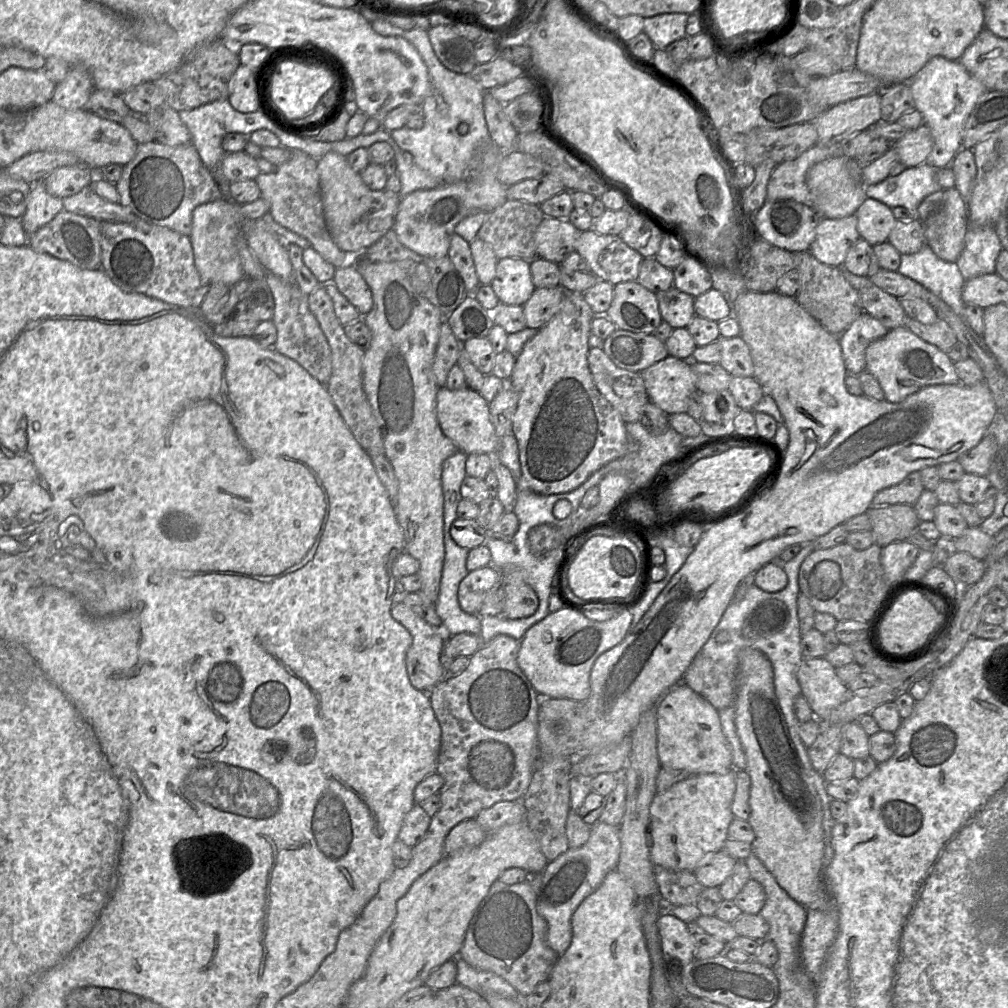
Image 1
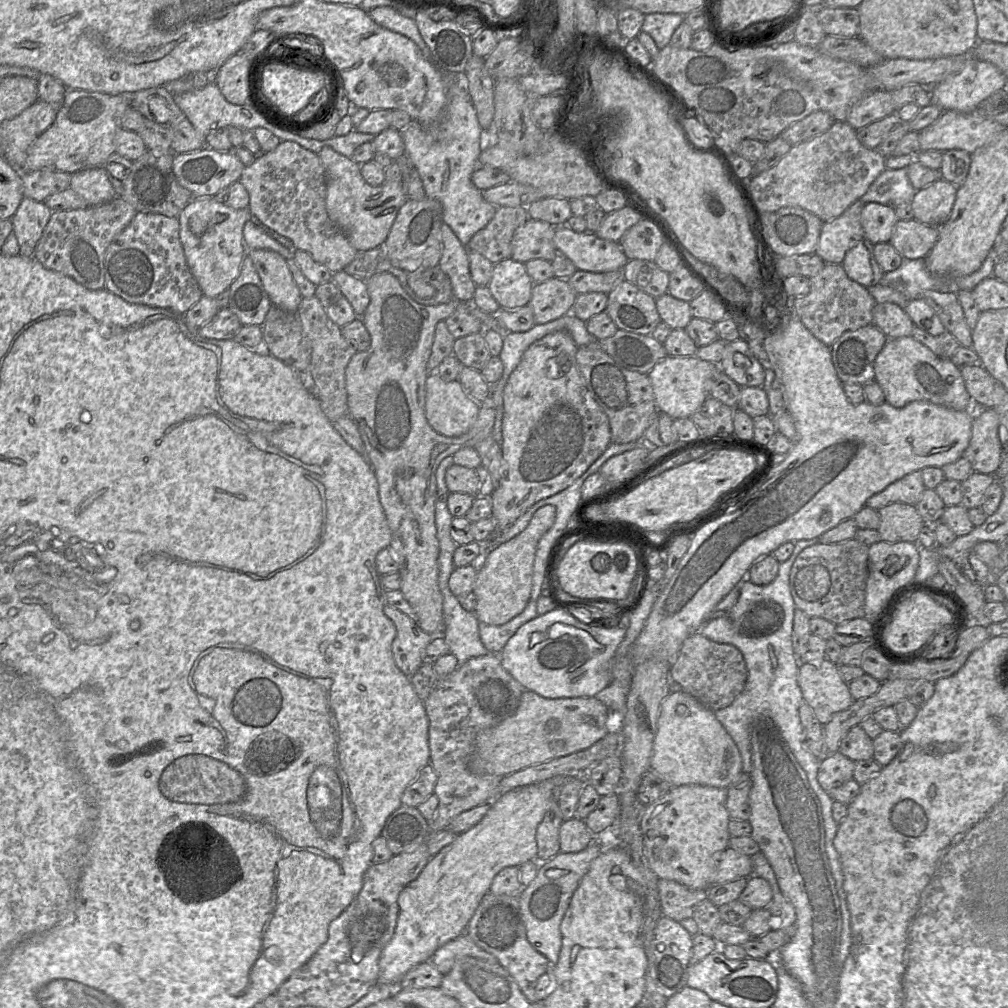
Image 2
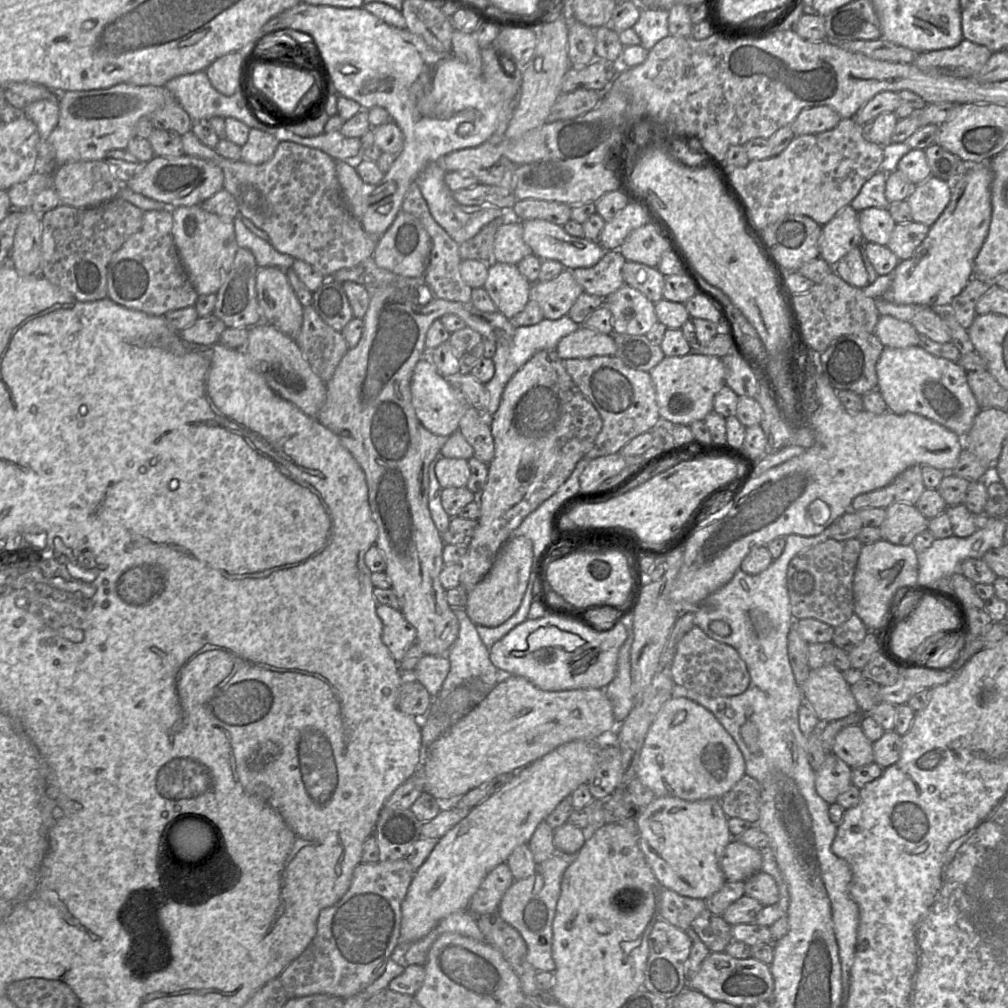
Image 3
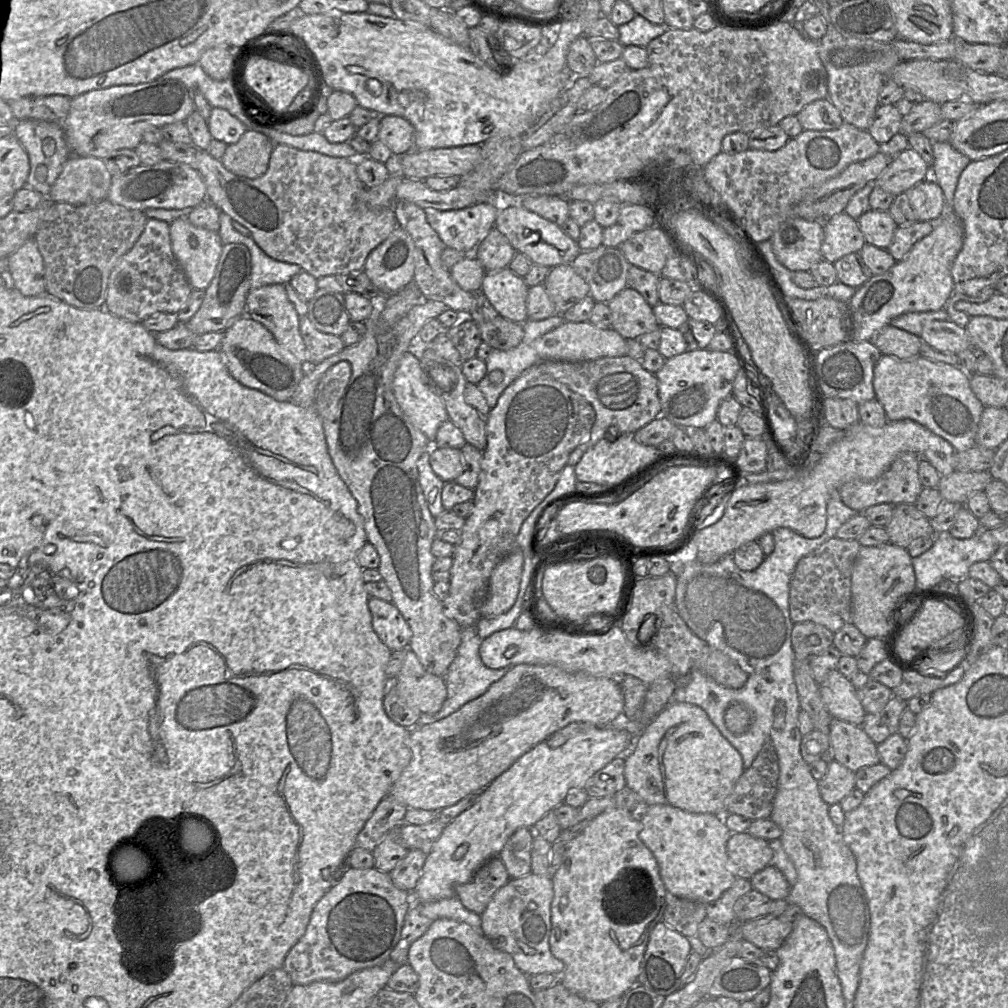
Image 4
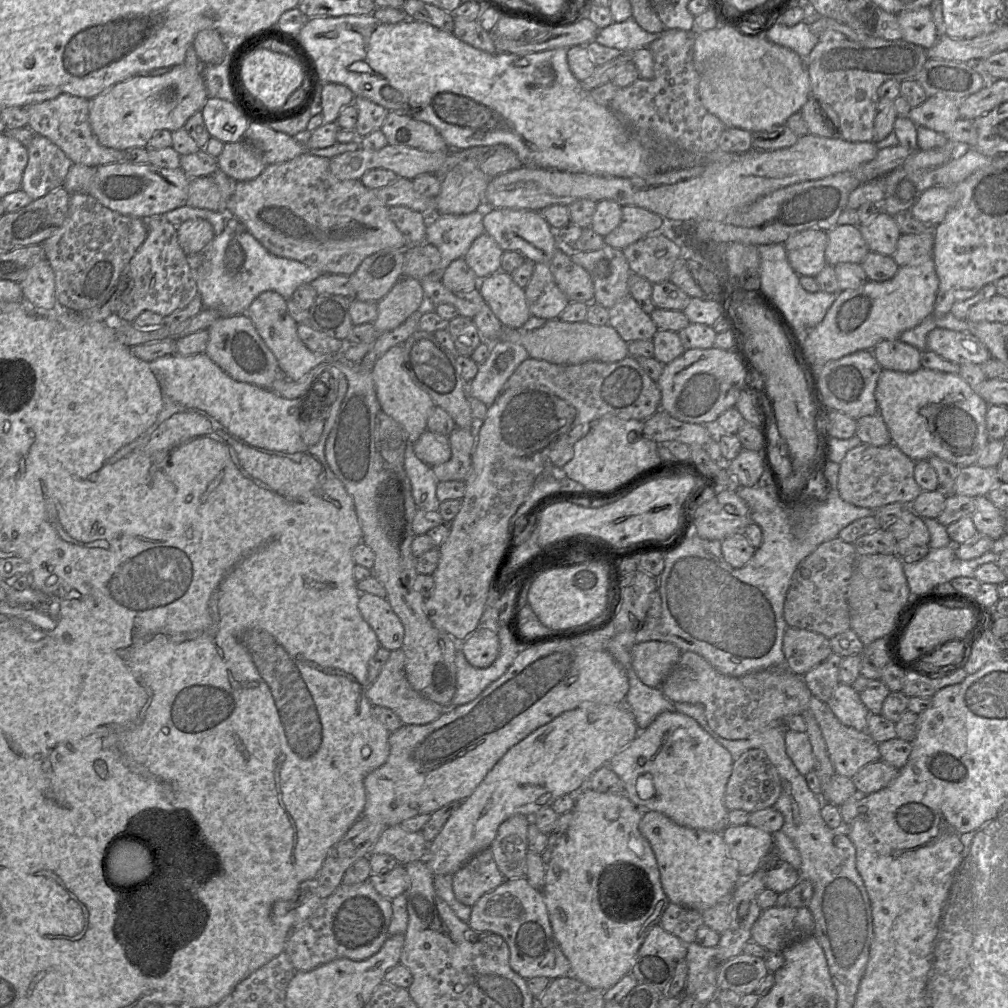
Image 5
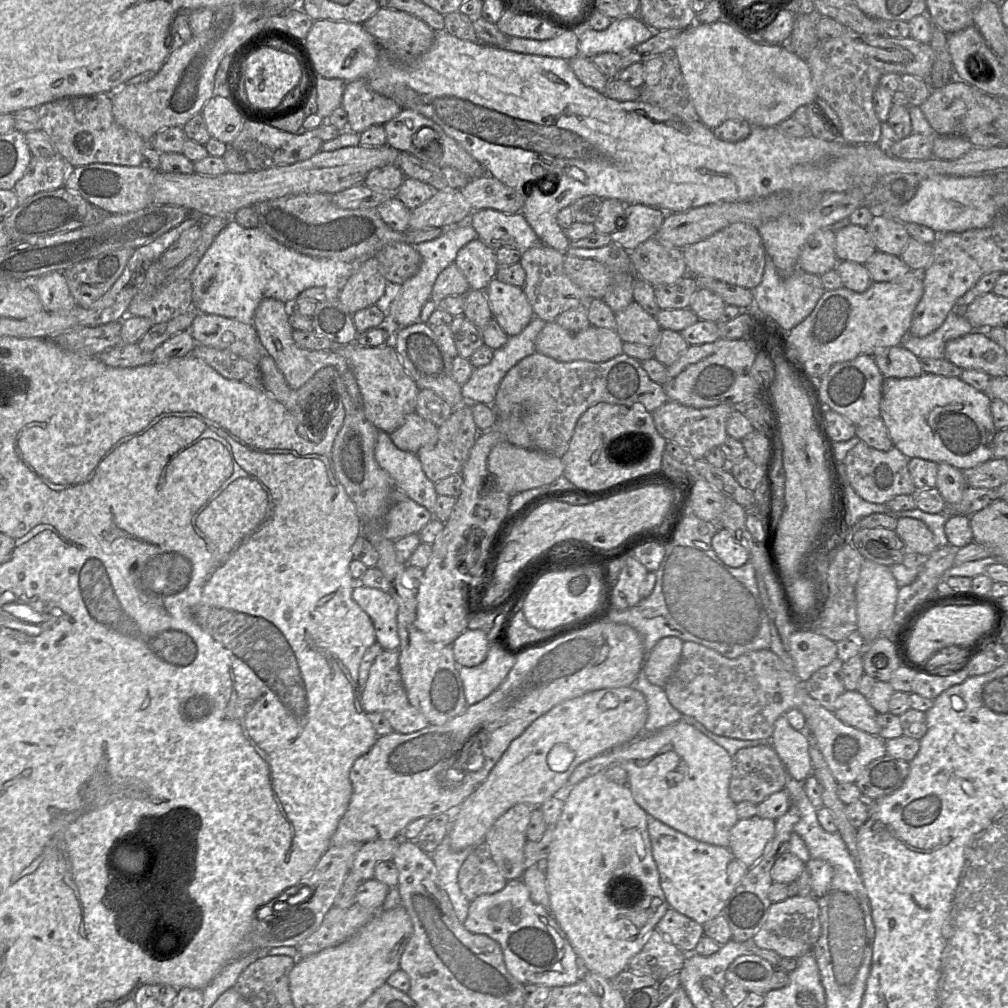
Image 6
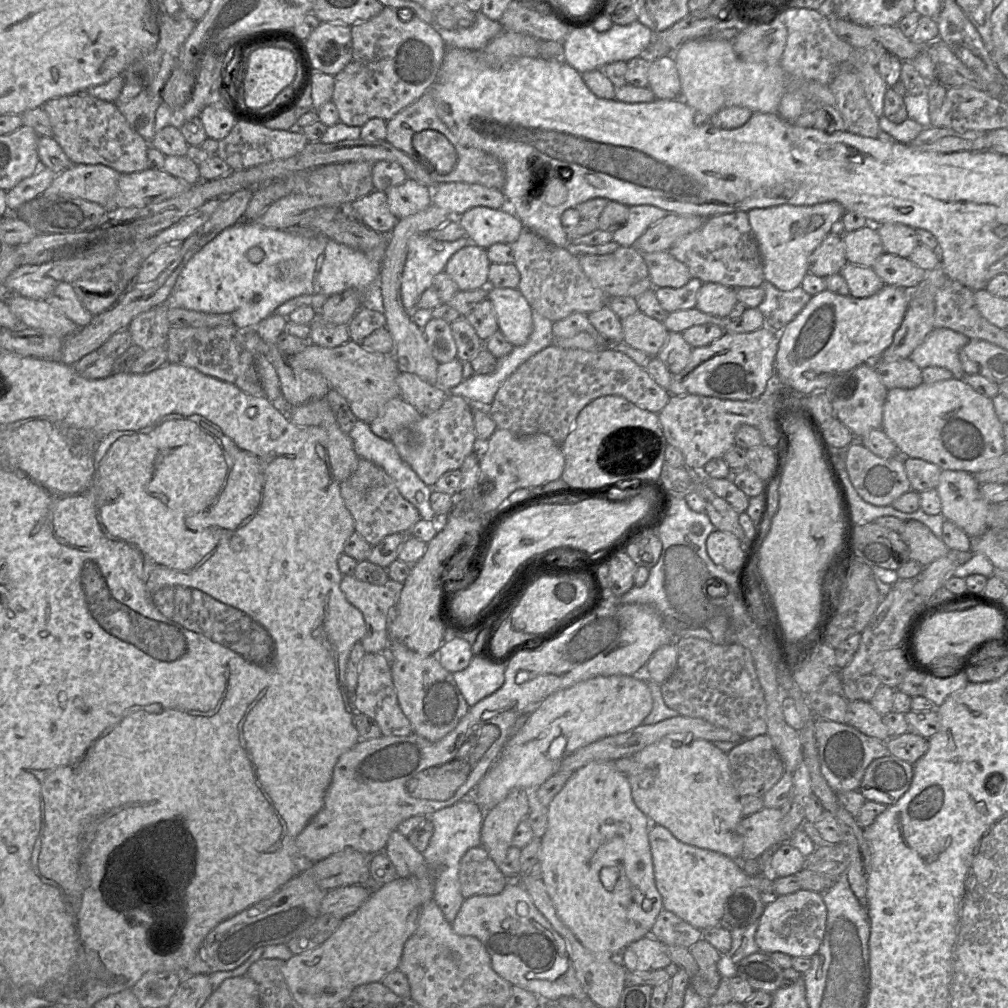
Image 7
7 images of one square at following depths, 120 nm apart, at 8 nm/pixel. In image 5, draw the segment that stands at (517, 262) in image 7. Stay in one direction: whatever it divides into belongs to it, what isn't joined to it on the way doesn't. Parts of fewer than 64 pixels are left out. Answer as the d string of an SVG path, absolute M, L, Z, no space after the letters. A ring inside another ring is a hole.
M535 263L524 292L530 315L546 320L559 318L570 303L556 284L550 265L546 263Z

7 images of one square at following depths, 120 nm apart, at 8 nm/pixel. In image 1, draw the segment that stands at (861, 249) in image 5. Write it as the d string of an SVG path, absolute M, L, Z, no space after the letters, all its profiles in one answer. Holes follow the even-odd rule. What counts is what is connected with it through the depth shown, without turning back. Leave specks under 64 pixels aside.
M855 214L840 219L821 218L809 252L828 266L842 267L849 248L859 239Z

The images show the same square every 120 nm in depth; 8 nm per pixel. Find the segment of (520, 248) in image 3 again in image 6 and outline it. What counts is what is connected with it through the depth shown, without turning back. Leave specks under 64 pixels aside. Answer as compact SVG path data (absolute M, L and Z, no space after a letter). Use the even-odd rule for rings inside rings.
M479 239L461 248L453 262L465 277L470 290L485 290L498 269L495 250Z

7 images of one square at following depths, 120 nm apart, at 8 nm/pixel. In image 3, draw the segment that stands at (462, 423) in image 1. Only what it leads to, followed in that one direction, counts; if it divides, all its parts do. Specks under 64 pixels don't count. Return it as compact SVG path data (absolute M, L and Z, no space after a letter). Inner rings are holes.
M421 359L414 368L410 389L416 416L428 431L435 435L448 437L459 430L459 422L465 412L468 400L454 379L442 376L431 360Z

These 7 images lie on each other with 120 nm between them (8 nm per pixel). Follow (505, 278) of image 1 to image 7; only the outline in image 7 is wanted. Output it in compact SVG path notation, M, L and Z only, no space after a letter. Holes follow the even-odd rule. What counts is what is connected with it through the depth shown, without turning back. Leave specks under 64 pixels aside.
M489 287L487 299L493 305L498 328L513 346L524 345L532 331L532 307L518 288Z

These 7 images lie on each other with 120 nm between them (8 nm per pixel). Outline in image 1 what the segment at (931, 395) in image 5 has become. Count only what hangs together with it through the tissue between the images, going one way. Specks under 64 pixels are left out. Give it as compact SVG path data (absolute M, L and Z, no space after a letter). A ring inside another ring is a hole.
M903 326L889 330L887 335L867 347L865 371L877 379L885 399L891 403L902 402L927 386L960 384L954 363L947 354Z

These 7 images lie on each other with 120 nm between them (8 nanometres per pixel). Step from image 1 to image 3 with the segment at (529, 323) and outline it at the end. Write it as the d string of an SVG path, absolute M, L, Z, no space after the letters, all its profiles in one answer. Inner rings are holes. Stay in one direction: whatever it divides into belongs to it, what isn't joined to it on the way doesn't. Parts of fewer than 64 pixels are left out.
M564 269L549 281L532 284L532 297L539 304L545 319L559 319L568 314L583 288L575 280L572 271Z

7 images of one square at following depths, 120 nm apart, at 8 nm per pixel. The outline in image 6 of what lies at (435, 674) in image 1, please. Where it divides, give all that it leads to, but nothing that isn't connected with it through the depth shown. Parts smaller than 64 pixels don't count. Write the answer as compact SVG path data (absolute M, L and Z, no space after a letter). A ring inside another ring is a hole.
M356 584L352 599L371 619L376 643L383 650L398 651L400 644L397 632L398 605L388 592Z

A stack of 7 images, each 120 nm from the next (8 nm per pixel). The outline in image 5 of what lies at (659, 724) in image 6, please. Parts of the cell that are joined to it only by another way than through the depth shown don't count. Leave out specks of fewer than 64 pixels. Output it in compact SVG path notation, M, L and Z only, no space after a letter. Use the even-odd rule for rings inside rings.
M623 667L628 677L629 691L624 705L633 713L639 731L646 729L662 712L676 711L674 704L659 687L645 685L633 668Z

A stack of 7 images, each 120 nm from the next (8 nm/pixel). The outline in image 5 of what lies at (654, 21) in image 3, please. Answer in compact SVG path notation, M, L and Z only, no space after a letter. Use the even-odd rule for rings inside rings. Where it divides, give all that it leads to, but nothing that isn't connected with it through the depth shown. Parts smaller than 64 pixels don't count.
M631 17L626 21L613 22L599 29L594 41L620 52L635 52L641 48L648 48L651 42L658 39L660 35L646 32Z

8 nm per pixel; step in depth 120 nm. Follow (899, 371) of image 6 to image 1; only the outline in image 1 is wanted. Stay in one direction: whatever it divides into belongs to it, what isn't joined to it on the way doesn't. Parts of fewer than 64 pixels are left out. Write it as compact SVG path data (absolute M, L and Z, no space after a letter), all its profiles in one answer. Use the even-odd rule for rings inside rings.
M876 285L859 290L863 311L879 320L889 330L905 327L906 313L900 299Z

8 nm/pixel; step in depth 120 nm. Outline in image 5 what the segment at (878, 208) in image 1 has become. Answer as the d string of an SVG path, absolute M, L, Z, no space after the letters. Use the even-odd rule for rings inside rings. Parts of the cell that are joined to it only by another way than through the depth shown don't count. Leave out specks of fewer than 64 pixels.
M879 212L868 222L859 225L869 251L892 256L901 236L895 218L886 212Z

